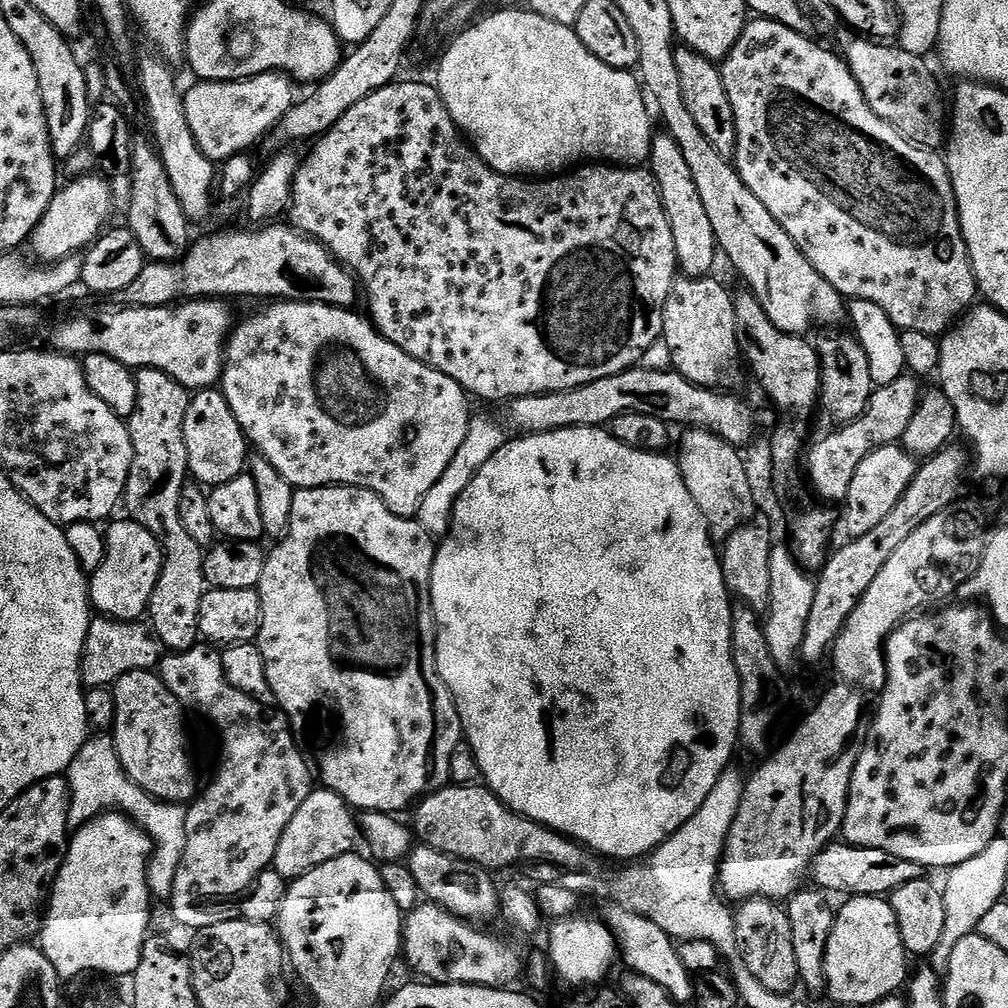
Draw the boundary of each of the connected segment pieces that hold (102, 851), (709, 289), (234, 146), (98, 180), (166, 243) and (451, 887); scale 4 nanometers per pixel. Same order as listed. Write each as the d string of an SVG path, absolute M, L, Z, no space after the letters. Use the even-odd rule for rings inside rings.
M113 810L96 816L90 822L86 822L80 828L71 833L66 845L66 851L62 856L60 871L56 874L56 880L52 884L52 891L48 897L46 911L42 917L42 927L38 933L38 947L44 951L46 958L50 958L50 966L60 975L61 981L68 982L75 976L80 976L83 972L105 972L108 976L131 977L135 973L136 967L140 964L144 941L149 935L150 929L148 919L152 917L150 907L150 893L148 891L148 857L150 855L150 841L144 835L143 830L130 819L130 817Z
M678 278L672 283L664 303L664 335L670 346L672 368L690 382L704 388L716 388L724 380L728 367L740 352L740 343L734 326L734 296L727 292L716 278L691 280Z
M282 72L258 74L251 80L200 80L192 89L184 92L184 109L190 122L190 134L198 142L202 154L209 156L213 162L223 162L232 156L249 151L251 144L256 144L264 135L271 133L276 125L291 110L293 81Z
M100 174L78 176L68 183L72 184L66 185L65 188L63 185L57 191L46 214L30 237L32 252L37 256L35 259L45 265L55 264L58 260L65 260L67 256L83 253L95 244L109 227L108 219L112 216L112 188L108 184L111 183Z
M133 139L132 142L132 197L128 200L128 220L126 227L134 234L138 246L142 246L145 257L153 260L179 260L190 247L188 240L188 227L190 221L182 210L182 202L178 202L178 194L174 194L174 186L170 186L170 174L166 174L166 166L160 157L160 151L151 139Z
M417 843L409 851L406 863L410 874L414 874L414 882L418 882L420 895L425 901L445 908L450 914L469 922L497 919L500 910L501 893L496 892L496 884L492 881L493 873L469 860L459 860L446 855L442 850L434 850L430 846Z

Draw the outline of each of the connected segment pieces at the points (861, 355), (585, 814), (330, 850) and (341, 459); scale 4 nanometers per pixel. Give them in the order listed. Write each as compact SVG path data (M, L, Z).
M840 330L829 331L832 332L829 336L815 337L814 340L816 352L820 355L820 400L822 408L824 404L825 410L834 419L840 420L836 422L847 422L858 419L866 410L874 391L874 385L870 378L870 358L866 358L866 350L862 350L855 335L849 334L847 331L845 331L846 333L836 331Z
M598 427L598 428L560 428L560 429L558 429L558 431L556 431L556 432L538 432L538 433L535 433L535 434L524 434L524 435L521 435L521 436L520 436L520 437L519 437L519 438L520 438L520 439L521 439L521 440L512 440L512 439L509 439L509 440L508 440L508 441L507 441L507 442L505 442L505 443L504 443L504 444L503 444L503 446L501 446L501 447L500 447L500 449L499 449L499 450L498 450L498 454L494 454L494 458L490 458L490 462L486 462L486 466L482 466L482 470L478 470L478 474L474 474L474 482L470 482L470 486L466 486L466 490L462 490L462 494L461 494L461 495L460 495L460 500L459 500L459 501L458 501L458 503L456 503L456 509L455 509L455 510L454 510L454 511L452 511L452 526L451 526L451 528L449 528L449 530L448 530L448 534L447 534L447 536L445 536L445 537L443 537L443 539L441 539L441 540L440 540L440 541L439 541L439 544L438 544L438 547L437 547L437 549L436 549L436 557L435 557L435 558L434 558L434 562L433 562L433 563L432 563L432 575L431 575L431 577L430 577L430 583L431 583L431 585L432 585L432 608L433 608L433 618L434 618L434 619L435 619L435 620L436 620L436 666L437 666L437 674L438 674L438 675L439 675L439 676L440 676L440 678L441 678L441 680L442 680L442 682L443 682L443 683L444 683L444 687L445 687L445 689L447 689L447 691L448 691L448 692L450 692L450 693L451 693L451 695L452 695L452 698L453 698L453 700L454 700L454 701L455 701L455 704L456 704L456 708L457 708L457 714L458 714L458 716L459 716L459 719L460 719L460 720L461 720L461 721L462 721L462 723L463 723L463 735L464 735L464 736L465 736L465 737L466 737L466 744L467 744L467 747L468 747L468 748L469 748L469 749L470 749L470 753L471 753L471 754L472 754L472 756L473 756L473 758L474 758L474 759L475 759L475 760L476 760L476 764L477 764L477 766L478 766L478 768L479 768L479 779L480 779L480 780L481 780L481 781L482 781L482 784L483 784L483 787L485 787L485 788L487 788L487 789L488 789L488 791L490 791L490 792L493 792L493 794L494 794L494 795L496 795L496 796L497 796L497 797L498 797L498 799L499 799L499 800L501 800L501 801L502 801L502 803L503 803L503 804L504 804L504 805L505 805L505 806L506 806L506 807L507 807L507 808L508 808L508 809L509 809L509 810L511 810L511 812L517 812L517 814L518 814L518 815L520 815L520 816L525 816L525 817L526 817L526 818L530 818L530 819L531 819L531 820L533 820L533 821L534 821L534 822L538 822L538 823L539 823L539 824L545 824L545 825L546 825L546 826L547 826L547 827L548 827L548 828L553 828L553 829L554 829L554 831L555 831L555 832L561 832L561 833L562 833L562 835L563 835L563 836L567 836L567 837L568 837L568 839L569 839L569 840L574 840L574 841L576 841L576 843L577 843L577 844L583 844L583 845L584 845L584 847L585 847L585 848L587 848L587 849L588 849L588 851L589 851L589 852L591 852L591 853L593 853L593 854L595 854L595 855L596 855L596 856L597 856L597 857L600 857L600 858L603 858L603 856L609 856L609 858L610 858L610 859L612 859L612 860L628 860L628 861L624 861L624 862L636 862L636 861L639 861L639 860L636 860L636 859L638 859L638 858L639 858L639 856L641 856L641 858L644 858L644 857L647 857L647 856L648 856L648 855L649 855L649 854L651 854L651 853L653 853L653 852L655 852L655 851L656 851L656 847L657 847L657 846L659 846L659 844L661 844L661 842L663 842L663 840L665 840L665 839L666 839L666 838L670 838L670 837L671 837L671 836L673 836L673 834L675 834L675 832L677 832L677 831L678 831L678 829L679 829L679 828L681 828L681 826L683 826L683 825L684 825L684 824L685 824L685 823L686 823L686 822L690 822L690 818L694 818L694 814L698 814L698 806L702 806L702 802L706 802L706 794L710 794L710 790L714 790L714 782L718 782L718 778L719 778L719 777L720 777L720 775L721 775L721 774L723 774L723 772L725 772L725 771L726 771L726 769L727 769L727 768L728 768L728 767L729 767L729 764L728 764L728 762L729 762L729 760L730 760L730 742L731 742L731 740L732 740L732 736L733 736L733 740L734 740L734 735L735 735L735 732L736 732L736 723L737 723L737 720L738 720L738 715L739 715L739 712L740 712L740 703L739 703L739 684L738 684L738 682L737 682L737 674L736 674L736 671L735 671L735 668L734 668L734 666L733 666L733 658L732 658L732 609L733 609L733 607L734 607L734 604L733 604L733 601L732 601L732 600L731 600L731 599L730 599L730 593L729 593L729 591L728 591L728 587L727 587L727 586L726 586L726 582L725 582L725 581L724 581L724 579L723 579L723 578L722 578L722 566L721 566L721 565L720 565L720 558L719 558L719 555L718 555L718 548L717 548L717 545L716 545L716 544L715 544L715 543L714 543L714 541L713 541L713 539L712 539L712 535L710 535L710 534L709 534L709 532L708 532L708 527L707 527L707 526L706 526L706 522L705 522L705 521L704 521L704 519L703 519L703 518L702 518L702 510L698 510L698 502L694 502L694 498L690 498L690 490L686 490L686 482L685 482L685 481L684 481L684 479L683 479L683 478L682 478L682 474L681 474L681 473L680 473L680 466L679 466L679 463L677 463L677 461L676 461L676 460L675 460L675 459L673 459L673 457L672 457L672 460L671 460L671 458L670 458L670 457L668 457L668 454L665 454L665 453L664 453L664 452L643 452L643 451L642 451L642 450L634 450L634 449L633 449L633 448L631 448L631 447L630 447L630 446L626 446L626 445L625 445L625 444L623 444L623 443L622 443L622 442L618 442L618 438L614 438L614 437L613 437L613 436L612 436L612 434L611 434L611 431L608 431L608 430L605 430L605 429L604 429L604 428L603 428L603 427Z
M327 790L319 791L309 791L297 804L288 825L280 834L276 853L272 858L271 867L289 882L353 851L352 835L357 835L358 832L358 820L353 809L338 794Z
M280 300L279 302L268 302L261 312L256 312L253 316L248 316L244 321L237 323L233 327L228 343L224 350L224 373L220 375L219 387L222 389L226 402L230 406L230 410L234 414L234 418L238 418L238 426L242 426L244 437L248 439L249 445L259 455L266 458L266 462L270 462L270 466L274 466L274 470L278 470L278 474L282 474L282 478L286 478L286 482L290 482L293 489L302 488L331 488L333 486L343 486L346 488L365 488L374 494L378 494L378 498L382 498L382 502L390 511L399 516L415 517L418 506L422 502L422 498L426 498L430 486L434 486L434 482L438 482L438 478L442 478L442 470L446 470L446 466L450 466L450 458L454 458L454 454L458 454L458 446L462 446L462 442L466 438L466 430L468 429L468 421L470 419L470 411L468 412L468 403L470 397L462 386L458 386L458 382L454 382L454 378L450 378L446 374L442 374L438 370L434 370L429 364L418 362L414 358L410 358L410 354L406 354L402 350L398 350L398 346L394 346L394 342L390 342L381 334L376 325L372 323L367 315L361 314L359 311L349 310L346 308L336 308L332 304L315 304L312 300Z

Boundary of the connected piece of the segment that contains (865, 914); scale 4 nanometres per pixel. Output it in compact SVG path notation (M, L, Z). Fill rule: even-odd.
M853 896L843 902L826 946L826 992L836 1004L871 1006L905 987L910 976L910 957L898 930L898 918L894 918L892 905L885 897Z

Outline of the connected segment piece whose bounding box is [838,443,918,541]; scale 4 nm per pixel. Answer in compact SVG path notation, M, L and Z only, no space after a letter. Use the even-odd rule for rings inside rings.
M899 443L887 444L866 454L850 482L850 494L846 494L838 512L838 528L839 531L844 531L843 539L857 540L862 538L862 534L874 530L874 526L878 526L878 522L882 522L882 518L886 518L886 514L894 510L898 498L906 494L917 467L917 457L906 451Z

